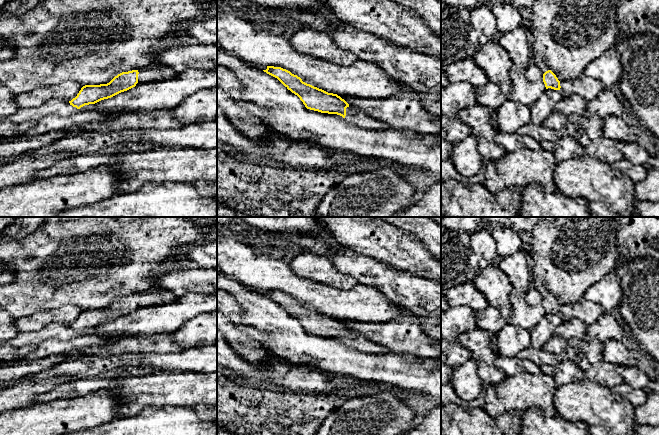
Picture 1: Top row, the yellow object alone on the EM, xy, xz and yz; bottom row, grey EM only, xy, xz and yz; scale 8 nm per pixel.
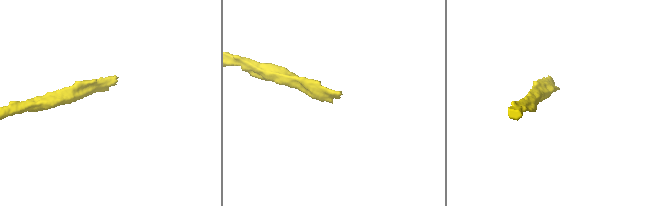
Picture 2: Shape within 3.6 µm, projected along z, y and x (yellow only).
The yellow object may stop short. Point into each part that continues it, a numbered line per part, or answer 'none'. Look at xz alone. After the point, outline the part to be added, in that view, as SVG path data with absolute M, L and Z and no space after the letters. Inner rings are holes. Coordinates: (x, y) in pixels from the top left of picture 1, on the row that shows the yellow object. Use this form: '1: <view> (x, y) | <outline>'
1: xz (364, 121) | M350 107L346 108L345 119L350 123L354 123L354 121L357 119L357 125L360 128L382 129L390 127L389 123L384 122L381 119L373 118L365 113L362 113L361 115L356 115L354 112L351 111Z

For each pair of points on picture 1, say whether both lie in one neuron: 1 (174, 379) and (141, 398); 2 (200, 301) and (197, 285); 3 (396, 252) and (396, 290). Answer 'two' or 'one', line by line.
1: one
2: two
3: two

